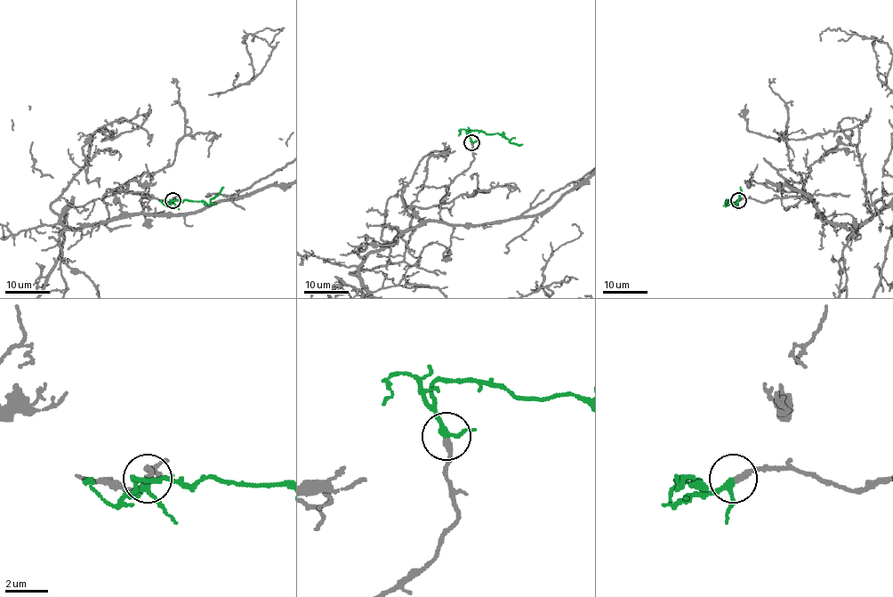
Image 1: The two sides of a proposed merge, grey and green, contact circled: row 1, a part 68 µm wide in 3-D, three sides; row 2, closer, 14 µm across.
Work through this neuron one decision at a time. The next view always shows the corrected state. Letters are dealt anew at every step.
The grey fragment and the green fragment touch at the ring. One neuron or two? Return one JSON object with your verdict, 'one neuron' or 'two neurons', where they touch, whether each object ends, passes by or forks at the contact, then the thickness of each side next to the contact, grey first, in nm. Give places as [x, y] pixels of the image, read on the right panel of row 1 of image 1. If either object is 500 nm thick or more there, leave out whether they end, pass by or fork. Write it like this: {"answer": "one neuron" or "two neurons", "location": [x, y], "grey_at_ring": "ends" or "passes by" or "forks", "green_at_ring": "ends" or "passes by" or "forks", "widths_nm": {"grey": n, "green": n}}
{"answer": "one neuron", "location": [738, 200], "grey_at_ring": "ends", "green_at_ring": "passes by", "widths_nm": {"grey": 320, "green": 240}}

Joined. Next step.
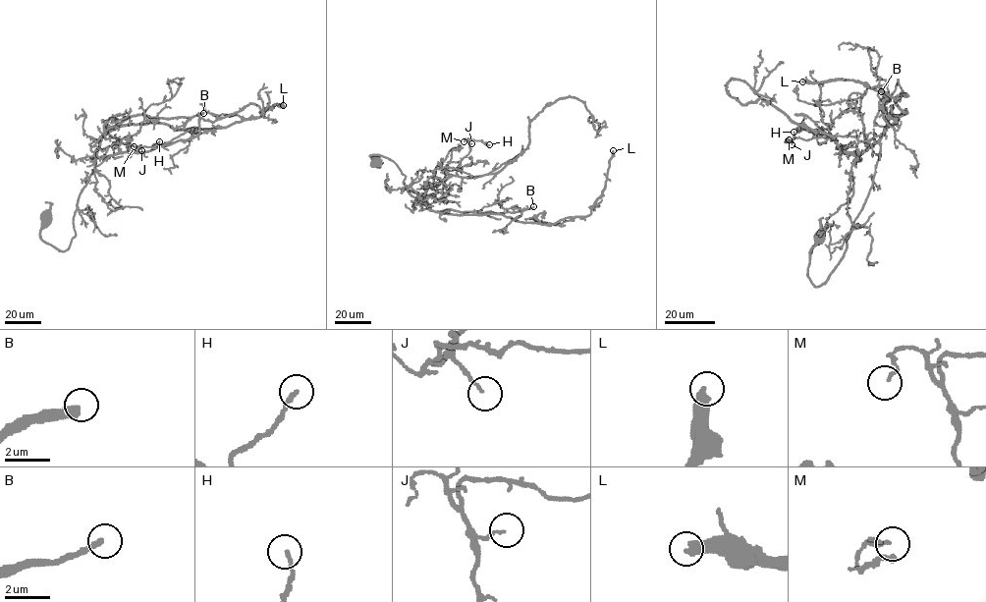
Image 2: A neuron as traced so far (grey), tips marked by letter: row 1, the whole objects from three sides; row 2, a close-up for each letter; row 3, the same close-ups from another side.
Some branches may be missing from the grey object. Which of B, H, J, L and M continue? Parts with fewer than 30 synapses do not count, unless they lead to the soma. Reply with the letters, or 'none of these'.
B, L

